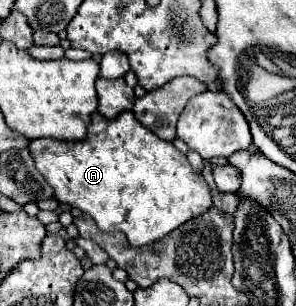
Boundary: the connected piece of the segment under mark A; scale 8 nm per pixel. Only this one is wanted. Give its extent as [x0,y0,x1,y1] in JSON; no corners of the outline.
[27,111,213,247]

